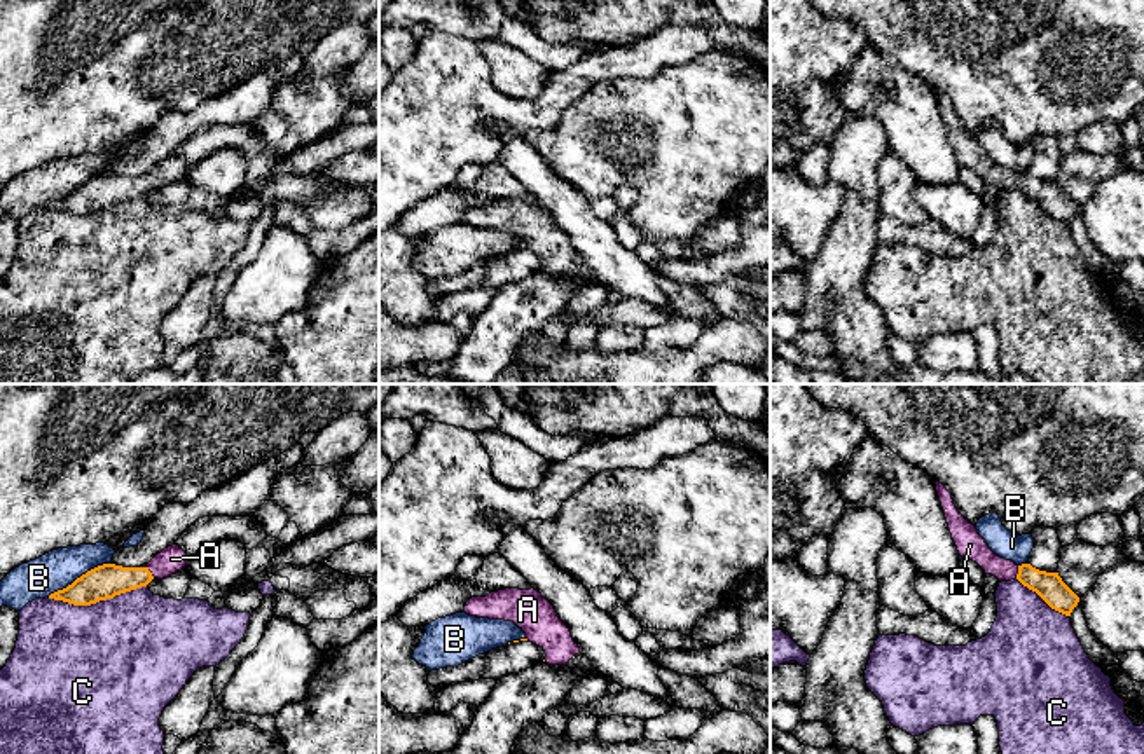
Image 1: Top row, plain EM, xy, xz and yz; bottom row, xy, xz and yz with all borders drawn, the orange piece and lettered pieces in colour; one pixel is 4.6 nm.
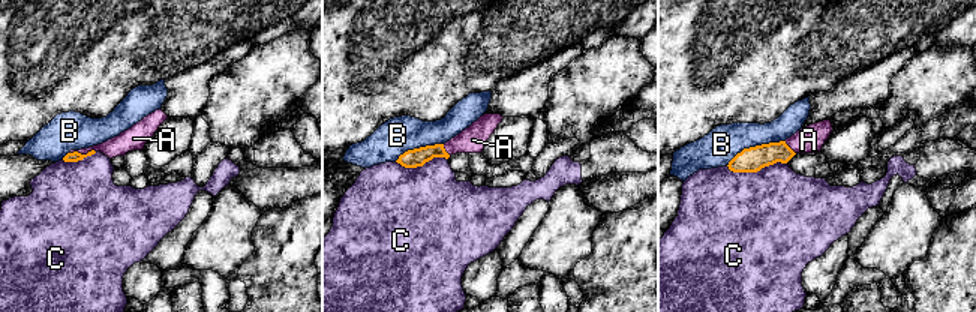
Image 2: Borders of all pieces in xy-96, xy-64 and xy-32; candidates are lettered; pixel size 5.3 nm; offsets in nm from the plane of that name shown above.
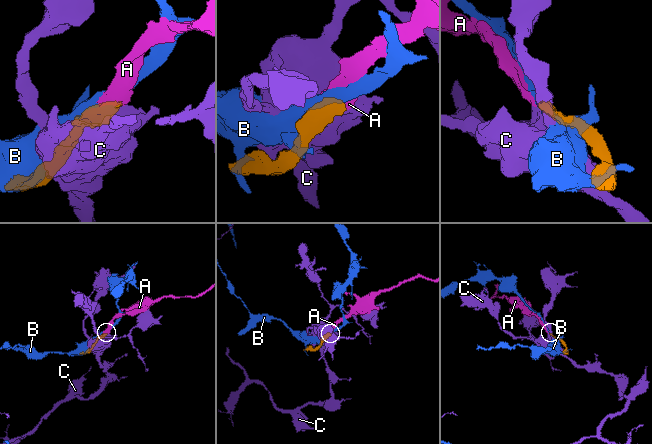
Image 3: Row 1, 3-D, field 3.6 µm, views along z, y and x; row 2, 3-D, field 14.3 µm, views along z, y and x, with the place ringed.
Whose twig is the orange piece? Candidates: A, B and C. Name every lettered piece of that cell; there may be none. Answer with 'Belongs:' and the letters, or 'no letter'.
Belongs: A

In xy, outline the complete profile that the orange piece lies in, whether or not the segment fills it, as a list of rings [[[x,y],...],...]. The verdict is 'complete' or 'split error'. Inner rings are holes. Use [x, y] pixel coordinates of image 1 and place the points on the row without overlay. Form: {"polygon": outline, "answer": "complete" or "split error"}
{"polygon": [[[171,154],[157,162],[145,176],[122,176],[115,173],[98,175],[66,197],[51,202],[49,208],[73,215],[91,215],[147,195],[154,187],[168,187],[183,178],[187,171],[189,164],[178,154]]], "answer": "split error"}

